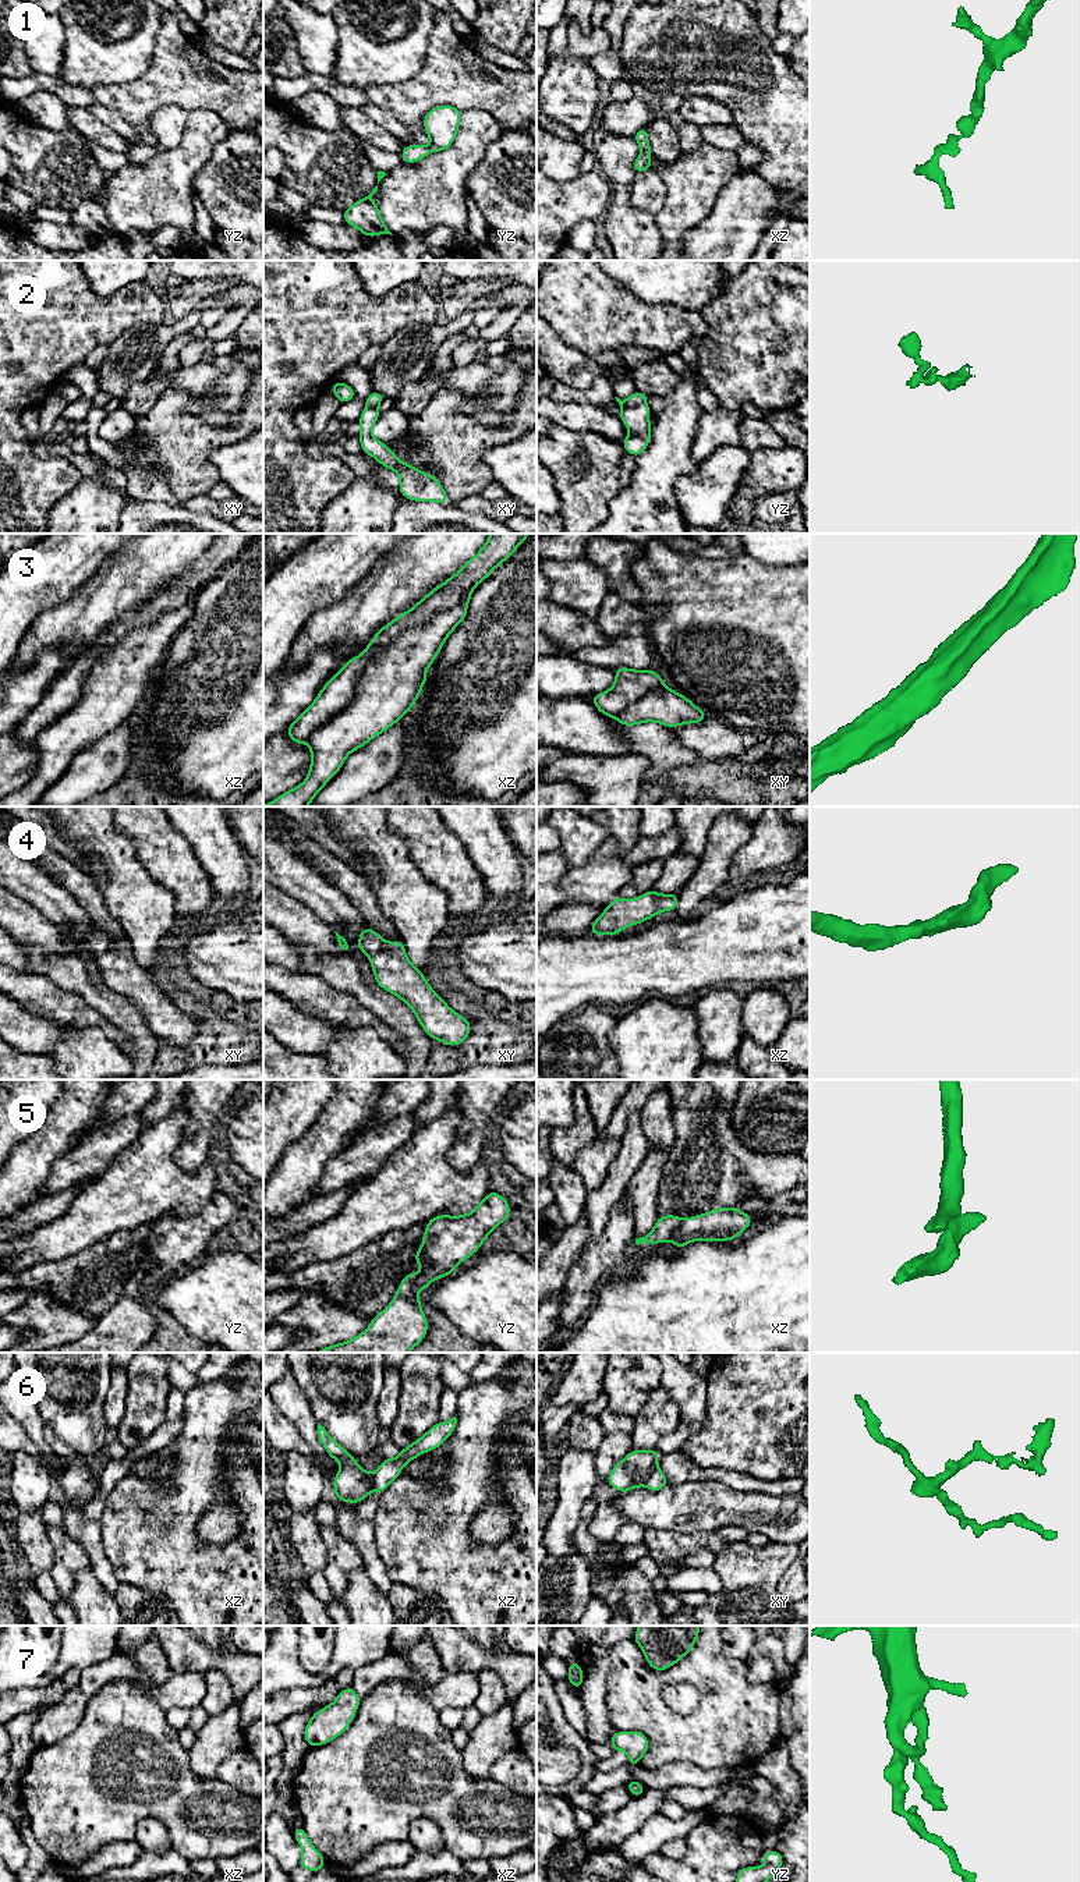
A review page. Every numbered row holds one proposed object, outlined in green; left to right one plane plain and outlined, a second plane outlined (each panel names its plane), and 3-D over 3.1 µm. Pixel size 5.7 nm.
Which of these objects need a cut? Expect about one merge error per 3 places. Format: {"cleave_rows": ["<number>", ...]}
{"cleave_rows": ["2", "3", "5", "6"]}

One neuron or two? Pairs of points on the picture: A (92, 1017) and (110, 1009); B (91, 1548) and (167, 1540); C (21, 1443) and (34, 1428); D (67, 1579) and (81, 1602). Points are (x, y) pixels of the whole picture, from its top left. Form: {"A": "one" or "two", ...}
{"A": "two", "B": "two", "C": "two", "D": "two"}

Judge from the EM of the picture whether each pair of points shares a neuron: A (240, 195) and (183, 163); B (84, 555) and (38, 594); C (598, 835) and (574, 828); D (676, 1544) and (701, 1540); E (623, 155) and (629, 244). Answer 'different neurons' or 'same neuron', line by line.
A: different neurons
B: same neuron
C: same neuron
D: same neuron
E: same neuron

